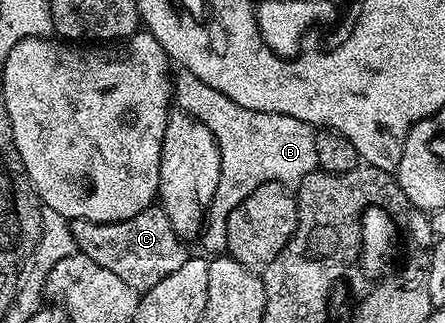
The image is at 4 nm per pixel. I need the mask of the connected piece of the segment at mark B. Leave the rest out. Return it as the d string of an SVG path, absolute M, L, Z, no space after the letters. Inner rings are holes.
M179 71L173 77L173 101L178 108L184 109L190 117L196 117L215 136L218 143L220 157L225 157L225 173L237 161L237 149L241 145L241 153L257 153L251 149L263 149L263 171L255 181L245 183L229 183L229 175L219 175L217 191L207 209L207 220L201 234L203 241L202 252L207 255L223 255L227 253L227 220L237 207L237 203L244 201L257 187L268 178L278 178L288 187L298 186L305 175L316 172L317 169L317 143L316 130L301 119L293 119L289 115L280 113L266 113L265 111L249 111L249 107L241 107L241 103L233 103L229 95L221 95L221 91L213 91L209 83L201 83L197 75L186 71Z

